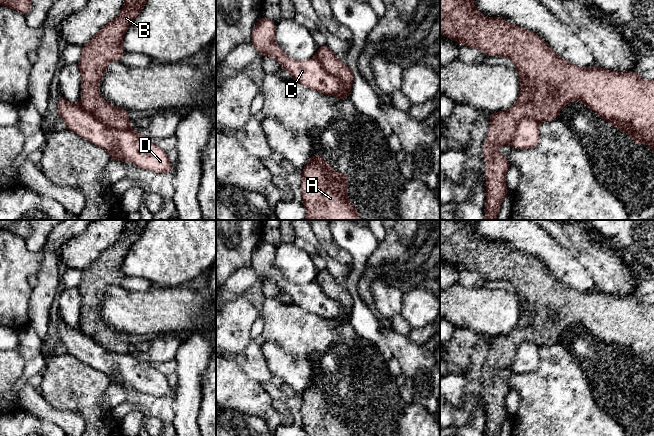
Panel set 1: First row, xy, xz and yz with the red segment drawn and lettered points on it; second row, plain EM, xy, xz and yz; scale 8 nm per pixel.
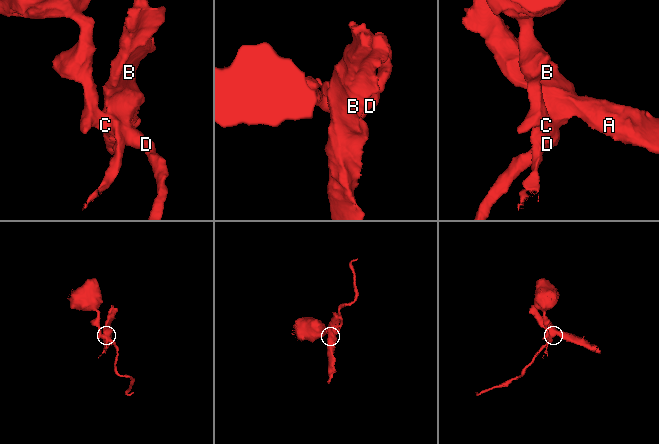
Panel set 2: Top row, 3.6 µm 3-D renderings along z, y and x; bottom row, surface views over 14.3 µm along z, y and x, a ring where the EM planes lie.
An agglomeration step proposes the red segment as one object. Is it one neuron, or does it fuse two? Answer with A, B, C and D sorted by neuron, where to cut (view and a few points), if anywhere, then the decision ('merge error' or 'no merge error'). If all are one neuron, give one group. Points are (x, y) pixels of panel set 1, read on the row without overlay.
A B / C D | xy (77, 326), (107, 350), (129, 352) | merge error

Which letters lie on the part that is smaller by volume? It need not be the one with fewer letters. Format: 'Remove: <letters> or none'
Remove: A, B

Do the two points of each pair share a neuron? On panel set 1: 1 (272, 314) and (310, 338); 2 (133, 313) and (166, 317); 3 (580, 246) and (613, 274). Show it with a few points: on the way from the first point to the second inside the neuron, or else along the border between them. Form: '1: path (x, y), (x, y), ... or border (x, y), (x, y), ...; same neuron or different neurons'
1: path (281, 320), (301, 333); same neuron
2: path (141, 313), (158, 313); same neuron
3: path (588, 249), (605, 266); same neuron

